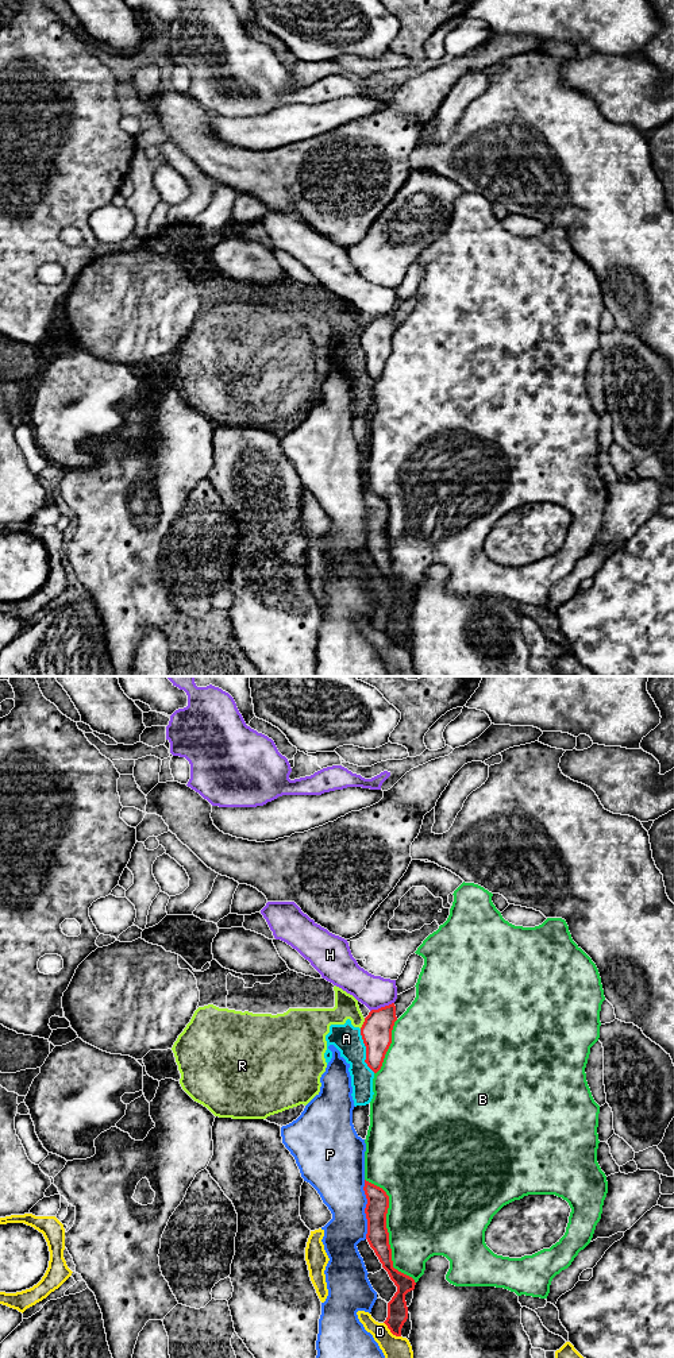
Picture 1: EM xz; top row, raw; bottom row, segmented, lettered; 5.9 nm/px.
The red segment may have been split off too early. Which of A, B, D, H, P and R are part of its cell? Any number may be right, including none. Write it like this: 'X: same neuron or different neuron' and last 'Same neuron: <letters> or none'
A: different neuron
B: different neuron
D: different neuron
H: different neuron
P: different neuron
R: different neuron
Same neuron: none

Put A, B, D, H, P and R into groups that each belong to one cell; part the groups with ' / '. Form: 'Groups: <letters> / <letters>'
Groups: A R / B / D / H / P

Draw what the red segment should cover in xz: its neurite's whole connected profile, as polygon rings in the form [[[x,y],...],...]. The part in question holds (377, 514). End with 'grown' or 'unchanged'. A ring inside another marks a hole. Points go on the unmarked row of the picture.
[[[366,489],[363,499],[367,508],[365,517],[367,528],[366,548],[382,572],[382,576],[388,580],[390,589],[397,595],[397,601],[388,612],[388,626],[384,632],[393,644],[401,645],[401,637],[408,628],[405,603],[415,598],[416,591],[412,586],[393,576],[389,541],[386,537],[389,505],[382,497]]]; unchanged

